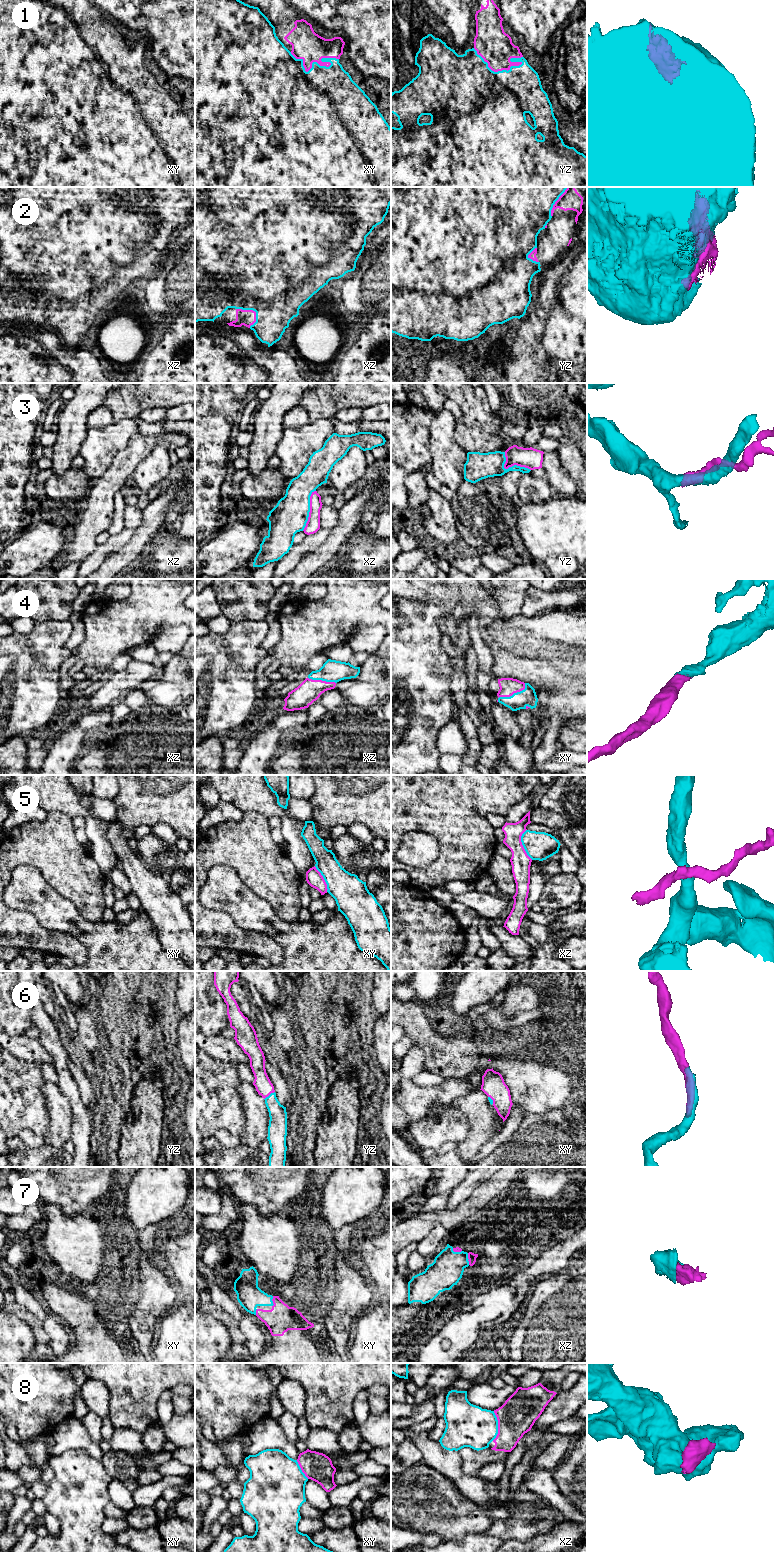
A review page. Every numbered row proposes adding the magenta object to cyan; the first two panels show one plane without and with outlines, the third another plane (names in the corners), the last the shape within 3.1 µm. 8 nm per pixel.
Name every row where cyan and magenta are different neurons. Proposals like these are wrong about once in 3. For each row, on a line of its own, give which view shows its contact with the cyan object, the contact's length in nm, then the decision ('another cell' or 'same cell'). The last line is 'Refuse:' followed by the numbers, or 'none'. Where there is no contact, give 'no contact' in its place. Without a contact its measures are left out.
1: meets cyan in xy; contact 400 nm long; same cell
2: meets cyan in xz; contact 200 nm long; same cell
3: meets cyan in xz; contact 340 nm long; another cell
4: meets cyan in xy; contact 260 nm long; same cell
5: meets cyan in xz; contact 260 nm long; another cell
6: meets cyan in yz; contact 110 nm long; same cell
7: meets cyan in xz; contact 100 nm long; same cell
8: meets cyan in xz; contact 240 nm long; another cell
Refuse: 3, 5, 8

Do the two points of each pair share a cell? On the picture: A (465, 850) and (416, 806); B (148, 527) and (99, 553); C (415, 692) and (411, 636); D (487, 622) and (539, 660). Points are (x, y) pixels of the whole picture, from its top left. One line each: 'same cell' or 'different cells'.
A: same cell
B: different cells
C: same cell
D: same cell

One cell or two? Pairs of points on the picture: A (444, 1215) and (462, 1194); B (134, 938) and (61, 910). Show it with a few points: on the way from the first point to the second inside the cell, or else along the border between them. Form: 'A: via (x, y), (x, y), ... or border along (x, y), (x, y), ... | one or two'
A: border along (470, 1196), (455, 1207), (446, 1209) | two
B: via (116, 938), (96, 937), (79, 921) | one

